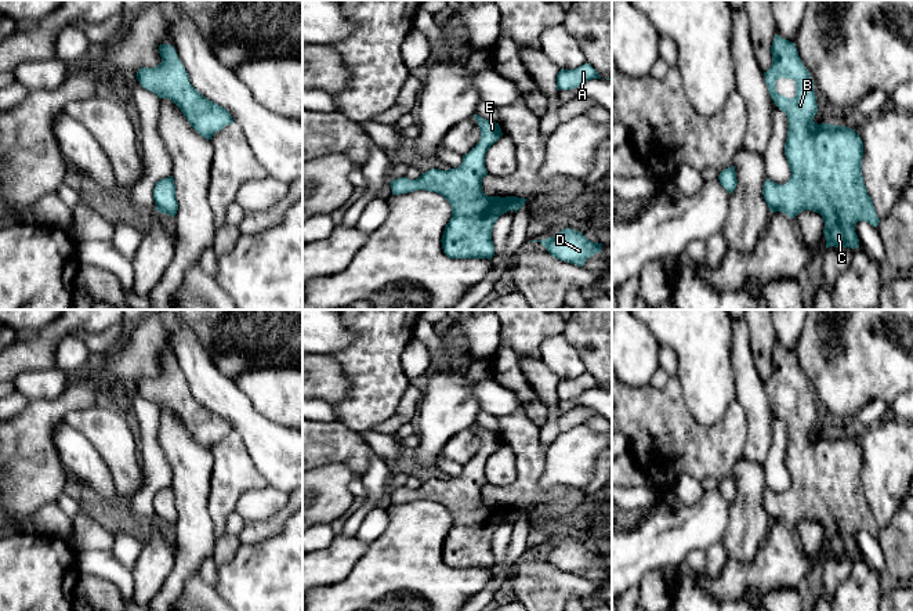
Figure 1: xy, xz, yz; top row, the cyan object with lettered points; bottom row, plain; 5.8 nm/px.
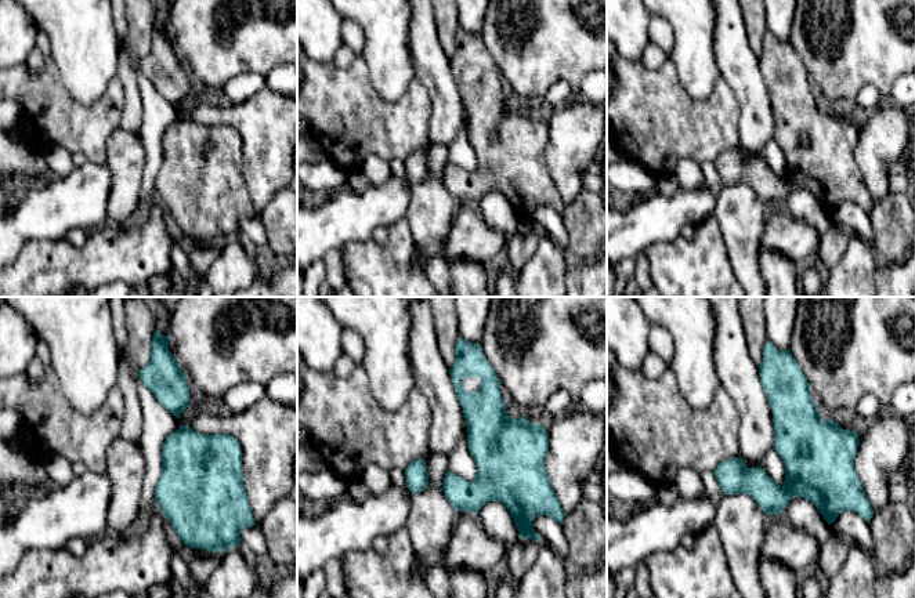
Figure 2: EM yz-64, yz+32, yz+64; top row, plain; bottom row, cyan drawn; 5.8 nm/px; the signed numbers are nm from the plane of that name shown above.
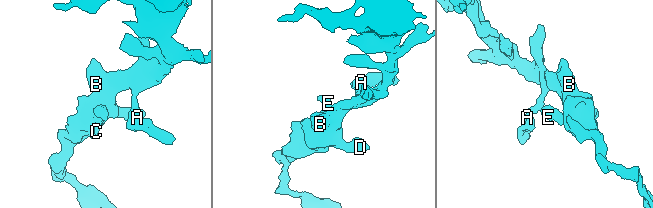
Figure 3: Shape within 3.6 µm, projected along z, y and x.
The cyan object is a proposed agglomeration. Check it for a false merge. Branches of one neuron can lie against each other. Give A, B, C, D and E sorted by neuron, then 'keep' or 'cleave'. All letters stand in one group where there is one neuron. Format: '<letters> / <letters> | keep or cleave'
A B C D E | keep

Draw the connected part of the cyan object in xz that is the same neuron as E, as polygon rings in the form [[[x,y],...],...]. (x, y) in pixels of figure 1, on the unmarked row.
[[[474,424],[481,440],[479,452],[465,464],[463,473],[456,478],[439,480],[431,478],[416,489],[406,487],[392,489],[392,505],[407,503],[413,500],[430,500],[442,505],[452,516],[452,527],[445,536],[442,545],[442,558],[449,568],[489,568],[494,565],[494,554],[492,550],[493,535],[497,528],[514,520],[515,523],[525,514],[528,509],[517,506],[488,506],[482,500],[482,488],[488,485],[485,467],[488,459],[503,445],[499,433],[486,430]]]

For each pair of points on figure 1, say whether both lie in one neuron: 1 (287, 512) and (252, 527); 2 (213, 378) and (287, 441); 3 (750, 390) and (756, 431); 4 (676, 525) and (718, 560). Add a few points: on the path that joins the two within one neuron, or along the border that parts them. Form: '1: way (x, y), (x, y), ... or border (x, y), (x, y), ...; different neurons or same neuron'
1: way (279, 519), (271, 527), (260, 527); same neuron
2: way (227, 398), (267, 438); same neuron
3: way (753, 400), (756, 404), (756, 422); same neuron
4: border (721, 542), (716, 542), (705, 550); different neurons

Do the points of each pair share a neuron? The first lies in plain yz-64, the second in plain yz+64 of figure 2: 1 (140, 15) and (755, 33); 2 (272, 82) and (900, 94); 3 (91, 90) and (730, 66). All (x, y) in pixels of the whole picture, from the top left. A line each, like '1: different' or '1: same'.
1: same
2: same
3: different

